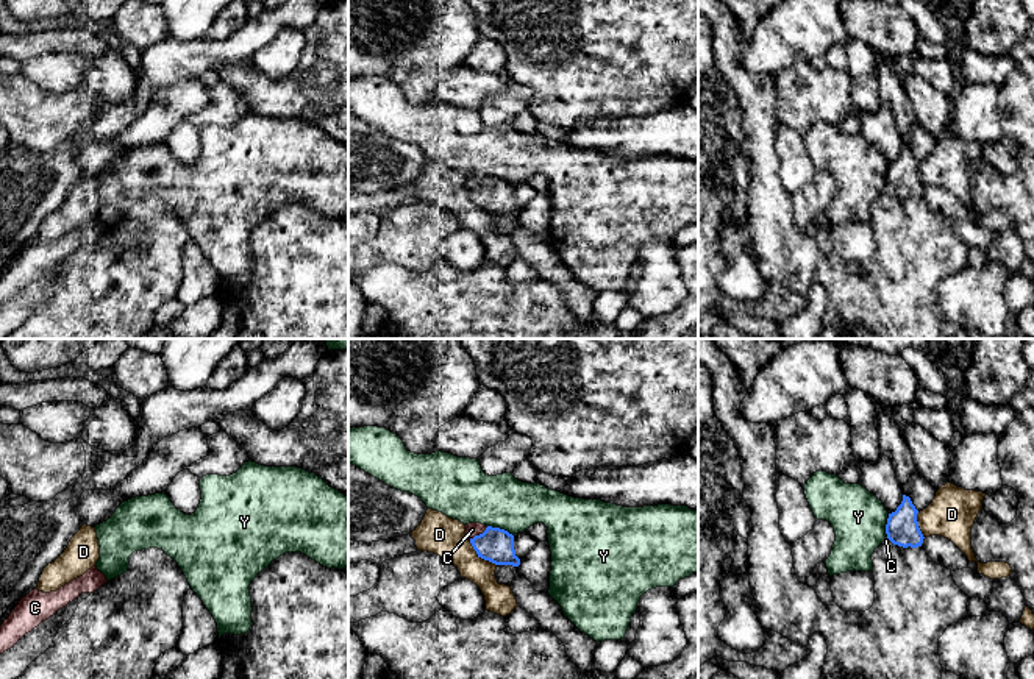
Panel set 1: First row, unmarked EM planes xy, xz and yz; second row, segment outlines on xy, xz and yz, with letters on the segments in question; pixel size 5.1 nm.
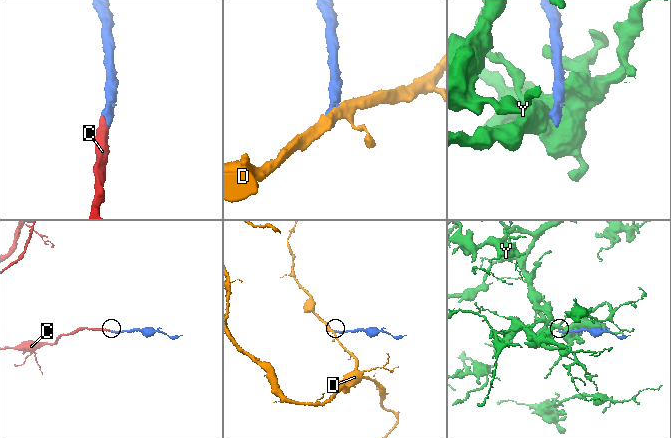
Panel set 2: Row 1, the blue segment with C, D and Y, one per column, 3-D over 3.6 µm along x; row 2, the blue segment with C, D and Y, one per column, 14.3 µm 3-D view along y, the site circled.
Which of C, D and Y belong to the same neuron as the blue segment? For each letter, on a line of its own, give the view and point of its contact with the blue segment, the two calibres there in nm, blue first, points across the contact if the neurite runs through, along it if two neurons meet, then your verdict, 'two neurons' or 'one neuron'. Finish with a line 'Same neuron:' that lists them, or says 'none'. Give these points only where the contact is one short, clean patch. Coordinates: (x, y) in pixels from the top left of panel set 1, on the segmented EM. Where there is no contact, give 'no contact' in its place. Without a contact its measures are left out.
C: meets blue in xz at (480, 534); 180 nm thick on the blue side, 70 nm on the other; runs through xz (495, 545), (480, 534), (472, 529); one neuron
D: meets blue in xz at (480, 556); 180 nm thick on the blue side, 200 nm on the other; border along xz (469, 540), (481, 558), (495, 565); two neurons
Y: meets blue in xz at (499, 528); 180 nm thick on the blue side, 280 nm on the other; two neurons
Same neuron: C

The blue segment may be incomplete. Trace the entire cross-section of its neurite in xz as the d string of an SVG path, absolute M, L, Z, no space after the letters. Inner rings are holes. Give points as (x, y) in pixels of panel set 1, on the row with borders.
M469 523L465 524L465 537L470 540L478 557L495 565L520 565L514 549L514 535L508 531L481 523Z

